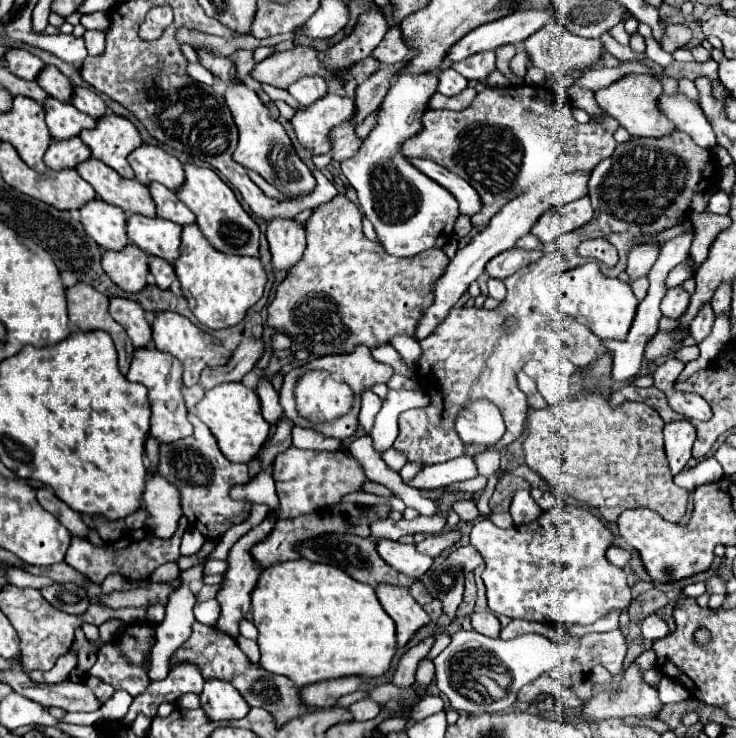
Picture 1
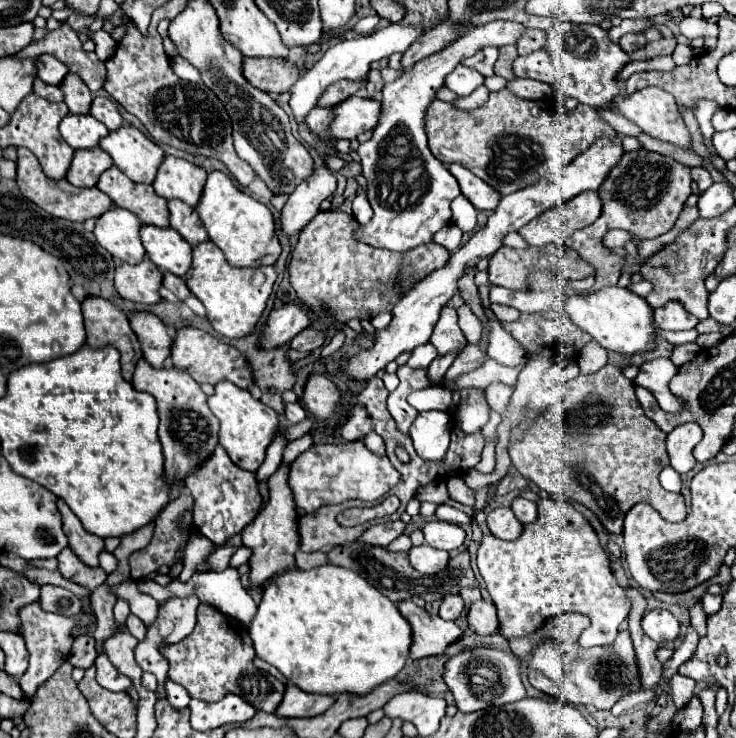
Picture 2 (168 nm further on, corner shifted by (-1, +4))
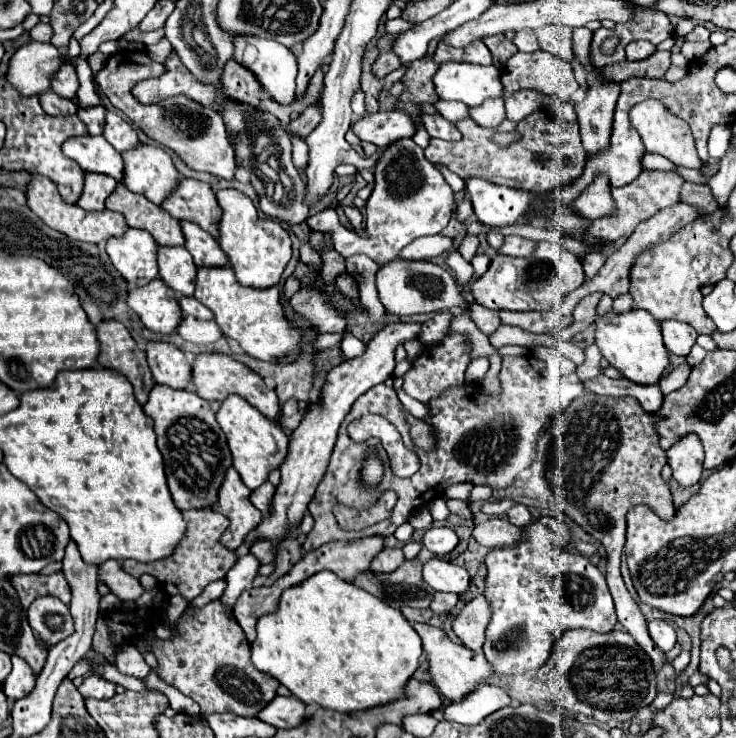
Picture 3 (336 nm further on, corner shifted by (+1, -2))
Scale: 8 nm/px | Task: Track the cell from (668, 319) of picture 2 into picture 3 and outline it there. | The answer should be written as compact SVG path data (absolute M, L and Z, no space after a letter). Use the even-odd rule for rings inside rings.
M669 320L669 322L661 322L661 330L663 330L663 342L665 348L671 354L679 354L679 356L687 356L691 346L697 340L697 332L683 322L677 320Z

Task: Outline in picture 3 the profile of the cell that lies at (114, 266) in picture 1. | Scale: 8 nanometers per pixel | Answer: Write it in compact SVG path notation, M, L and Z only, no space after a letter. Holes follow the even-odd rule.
M155 278L153 282L137 288L131 288L127 294L127 304L141 322L155 332L175 332L179 320L181 320L181 308L177 304L177 296L165 282Z

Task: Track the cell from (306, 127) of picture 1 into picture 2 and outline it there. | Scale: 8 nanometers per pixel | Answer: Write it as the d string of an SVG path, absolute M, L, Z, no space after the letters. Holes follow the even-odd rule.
M351 96L339 108L333 110L335 120L331 122L331 134L341 140L341 138L357 138L361 132L375 130L379 116L381 116L381 102L371 100L371 98L359 98Z

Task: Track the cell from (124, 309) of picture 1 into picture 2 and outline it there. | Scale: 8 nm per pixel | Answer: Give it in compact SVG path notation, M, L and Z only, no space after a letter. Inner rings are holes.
M139 312L131 316L131 328L141 342L145 360L153 368L165 368L165 360L171 356L173 344L173 334L167 332L165 324L149 312Z

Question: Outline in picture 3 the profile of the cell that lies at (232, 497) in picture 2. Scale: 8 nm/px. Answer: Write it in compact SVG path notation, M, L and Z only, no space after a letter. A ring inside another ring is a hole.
M231 466L225 472L225 480L219 488L217 502L211 506L213 512L225 514L225 518L229 518L231 522L225 534L221 534L219 538L219 542L229 550L239 548L245 534L261 522L261 512L251 504L249 494L251 490L241 482L237 470Z

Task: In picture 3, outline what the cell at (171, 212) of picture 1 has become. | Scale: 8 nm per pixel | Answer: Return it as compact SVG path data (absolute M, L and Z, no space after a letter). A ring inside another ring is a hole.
M181 222L181 230L185 236L185 248L193 256L197 266L225 266L227 258L223 250L219 250L217 240L201 230L197 224L191 222Z

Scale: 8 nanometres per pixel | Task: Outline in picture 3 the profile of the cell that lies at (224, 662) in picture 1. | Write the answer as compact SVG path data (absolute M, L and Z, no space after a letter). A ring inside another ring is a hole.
M217 600L199 610L187 612L181 618L179 638L159 640L149 630L143 634L143 638L157 656L159 678L195 700L201 706L203 716L211 712L257 716L269 704L269 700L277 696L279 682L253 666L249 642L241 626L237 626L233 614L227 614Z

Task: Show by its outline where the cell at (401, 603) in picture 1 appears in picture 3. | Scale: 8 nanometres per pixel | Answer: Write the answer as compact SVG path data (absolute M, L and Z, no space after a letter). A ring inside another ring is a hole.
M415 622L413 628L417 630L417 634L423 640L423 652L429 662L431 680L439 688L439 692L445 694L449 700L457 702L457 700L465 698L465 694L469 694L479 682L483 682L491 674L491 666L481 652L473 652L467 646L453 642L441 628L423 624L423 622Z

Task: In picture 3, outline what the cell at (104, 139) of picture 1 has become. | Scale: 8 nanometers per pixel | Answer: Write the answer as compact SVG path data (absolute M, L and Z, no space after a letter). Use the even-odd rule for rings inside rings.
M139 144L133 150L125 150L121 156L125 162L123 184L155 204L161 204L179 180L179 172L163 148Z

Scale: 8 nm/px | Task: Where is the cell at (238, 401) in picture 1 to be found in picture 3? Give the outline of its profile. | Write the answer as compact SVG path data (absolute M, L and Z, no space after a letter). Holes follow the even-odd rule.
M231 394L229 398L225 398L221 402L221 408L217 412L217 422L227 436L227 444L229 444L231 456L233 456L235 470L239 472L245 486L255 490L257 486L261 486L267 480L269 472L273 468L277 468L281 464L281 460L285 458L287 444L289 444L287 434L283 432L279 422L265 418L257 408L253 408L249 402L245 402L245 398L241 398L239 394Z

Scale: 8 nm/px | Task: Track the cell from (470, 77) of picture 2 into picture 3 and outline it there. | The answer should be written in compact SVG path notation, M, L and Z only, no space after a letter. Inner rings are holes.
M445 62L433 76L441 100L459 100L467 106L479 106L485 98L503 96L501 72L495 66L475 66Z

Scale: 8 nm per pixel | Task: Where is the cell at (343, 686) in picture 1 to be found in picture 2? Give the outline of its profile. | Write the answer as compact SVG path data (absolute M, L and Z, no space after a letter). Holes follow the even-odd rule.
M287 684L285 696L277 706L275 714L281 718L305 718L323 714L335 702L333 696L307 696L307 692L299 692L293 684Z

